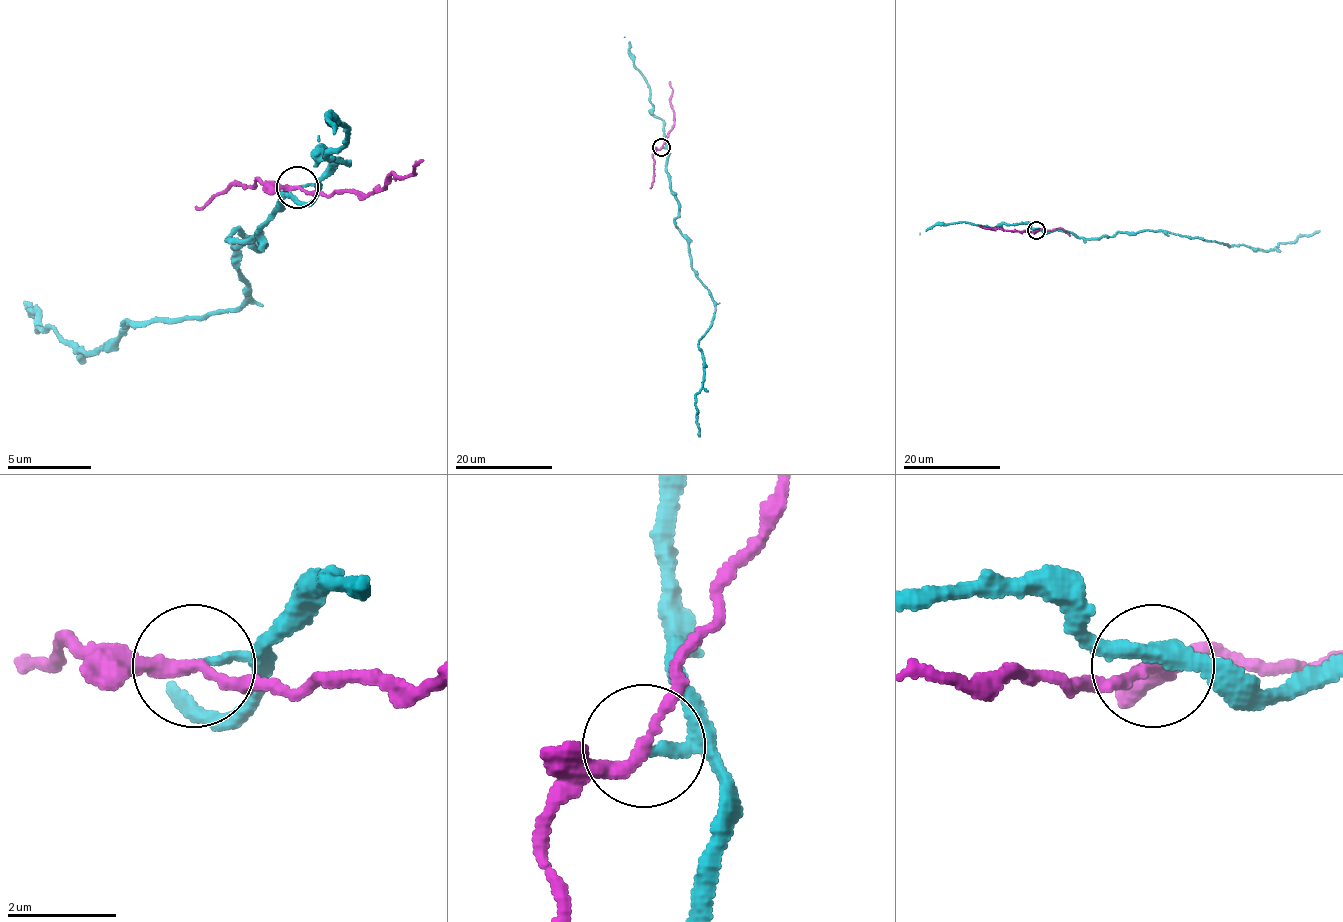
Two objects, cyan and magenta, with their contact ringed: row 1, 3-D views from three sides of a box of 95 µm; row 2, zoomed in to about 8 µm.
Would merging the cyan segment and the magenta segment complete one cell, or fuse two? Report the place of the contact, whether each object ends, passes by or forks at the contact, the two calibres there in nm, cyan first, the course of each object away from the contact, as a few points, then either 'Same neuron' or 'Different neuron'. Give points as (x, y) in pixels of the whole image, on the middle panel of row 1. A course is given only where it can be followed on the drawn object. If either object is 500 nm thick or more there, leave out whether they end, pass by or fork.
Place: (661, 147). At the ring cyan ends. At the ring magenta passes by. Thickness 140 nm (cyan) against 240 nm. Course of cyan: (662, 147), (678, 202), (675, 223), (714, 302), (711, 327), (699, 340), (699, 437). Course of magenta: (662, 147), (673, 124), (669, 81). Different neuron

